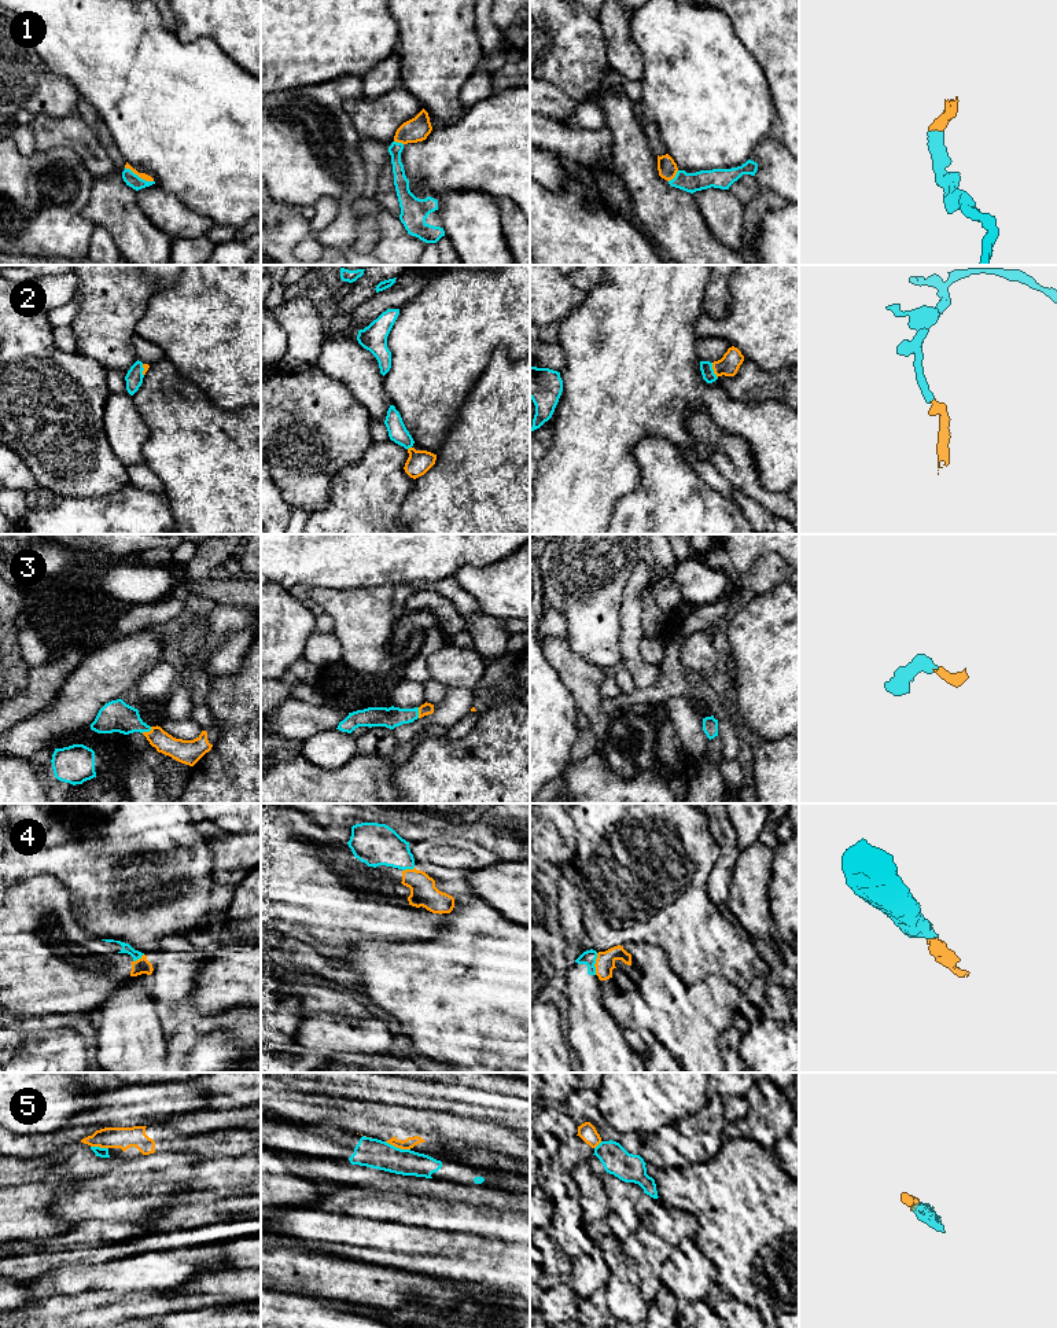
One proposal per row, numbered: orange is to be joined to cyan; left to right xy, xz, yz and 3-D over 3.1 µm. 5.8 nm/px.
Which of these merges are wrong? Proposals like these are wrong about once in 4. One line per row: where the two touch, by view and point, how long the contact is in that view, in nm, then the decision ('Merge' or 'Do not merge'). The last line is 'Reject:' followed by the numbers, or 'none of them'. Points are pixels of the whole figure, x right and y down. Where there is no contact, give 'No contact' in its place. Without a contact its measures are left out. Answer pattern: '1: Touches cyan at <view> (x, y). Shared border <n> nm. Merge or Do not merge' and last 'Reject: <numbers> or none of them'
1: Touches cyan at xy (137, 176). Shared border 190 nm. Merge
2: Touches cyan at yz (713, 371). Shared border 100 nm. Merge
3: Touches cyan at xy (147, 731). Shared border 70 nm. Merge
4: Touches cyan at yz (595, 963). Shared border 130 nm. Do not merge
5: Touches cyan at xz (396, 1147). Shared border 160 nm. Do not merge
Reject: 4, 5

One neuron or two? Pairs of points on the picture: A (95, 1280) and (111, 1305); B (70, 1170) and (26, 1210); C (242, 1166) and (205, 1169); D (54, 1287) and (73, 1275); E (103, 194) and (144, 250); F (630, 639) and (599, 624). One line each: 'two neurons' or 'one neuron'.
A: two neurons
B: two neurons
C: one neuron
D: one neuron
E: one neuron
F: two neurons

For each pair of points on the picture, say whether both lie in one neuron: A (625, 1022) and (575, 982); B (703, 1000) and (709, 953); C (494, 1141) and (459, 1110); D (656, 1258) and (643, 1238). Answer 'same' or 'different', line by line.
A: different
B: different
C: different
D: same

